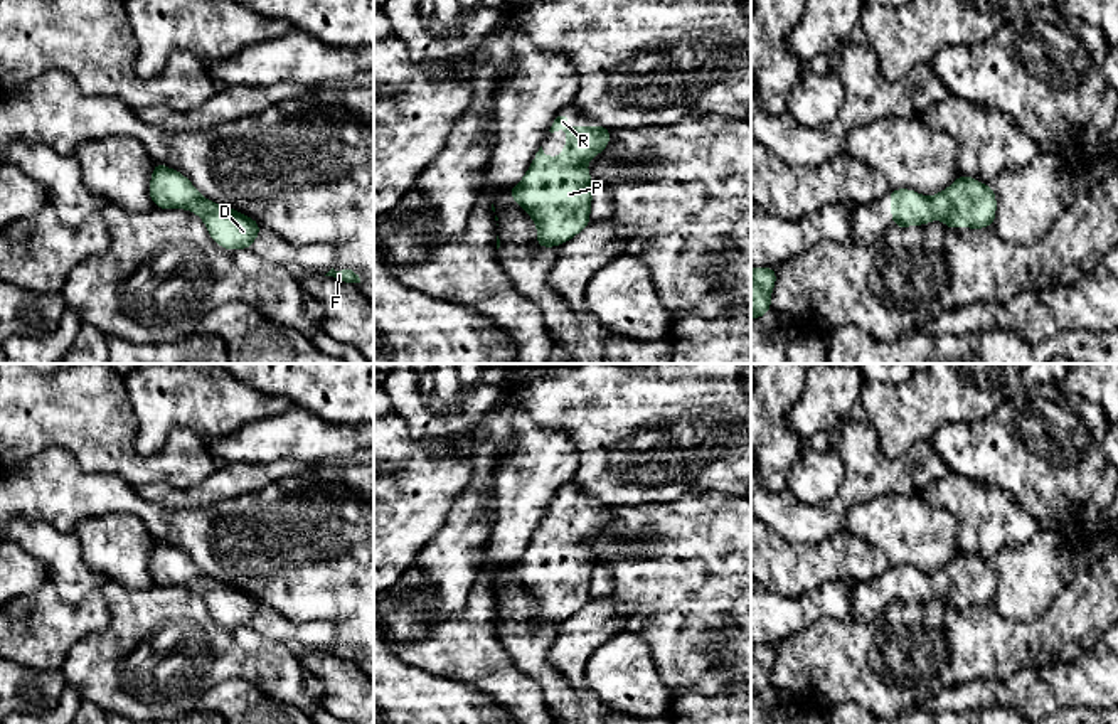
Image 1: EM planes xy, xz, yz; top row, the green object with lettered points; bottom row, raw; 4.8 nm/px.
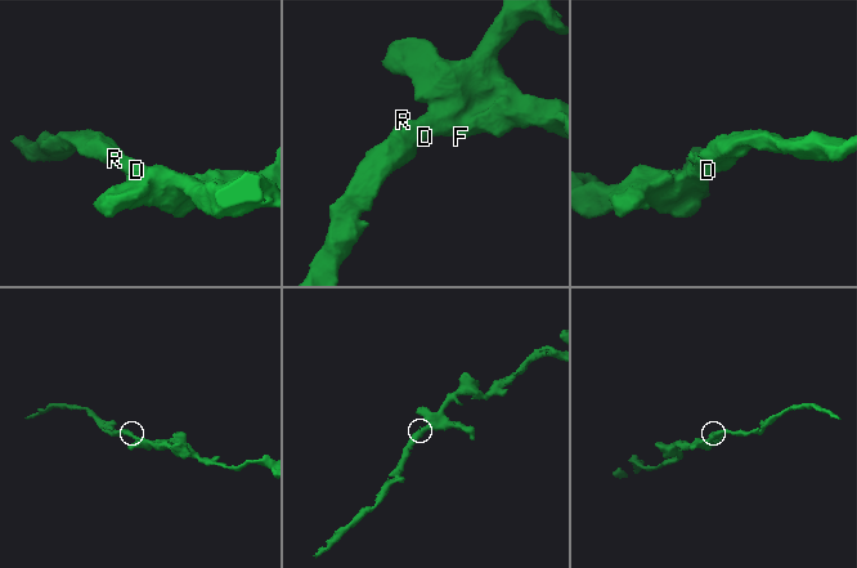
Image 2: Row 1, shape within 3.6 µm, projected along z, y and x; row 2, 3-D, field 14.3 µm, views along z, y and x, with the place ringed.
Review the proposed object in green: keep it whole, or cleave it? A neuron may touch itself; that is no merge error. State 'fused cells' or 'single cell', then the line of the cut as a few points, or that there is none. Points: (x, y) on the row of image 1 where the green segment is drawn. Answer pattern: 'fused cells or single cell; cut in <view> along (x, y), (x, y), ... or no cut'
single cell; no cut

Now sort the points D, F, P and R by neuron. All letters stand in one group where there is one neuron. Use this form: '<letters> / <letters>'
D F P R

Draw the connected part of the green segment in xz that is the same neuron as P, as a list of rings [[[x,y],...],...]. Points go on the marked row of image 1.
[[[557,116],[549,131],[559,130],[567,131],[559,157],[547,157],[540,146],[524,178],[507,190],[507,197],[515,199],[537,226],[537,248],[559,248],[593,222],[594,185],[584,165],[611,140],[611,128],[569,126],[566,116]]]

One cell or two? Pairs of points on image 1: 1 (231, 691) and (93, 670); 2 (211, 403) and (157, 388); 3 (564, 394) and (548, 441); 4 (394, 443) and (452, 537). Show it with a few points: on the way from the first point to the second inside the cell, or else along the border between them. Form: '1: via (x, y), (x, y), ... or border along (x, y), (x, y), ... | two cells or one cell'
1: border along (224, 679), (212, 684), (196, 706) | two cells
2: via (197, 393), (186, 386), (170, 386) | one cell
3: border along (544, 426), (569, 438), (576, 462) | two cells
4: border along (467, 490), (455, 500), (440, 531), (418, 553) | two cells

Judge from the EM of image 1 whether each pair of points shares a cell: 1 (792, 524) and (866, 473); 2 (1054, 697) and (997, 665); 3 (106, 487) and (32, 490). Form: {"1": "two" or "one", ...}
{"1": "one", "2": "two", "3": "one"}

